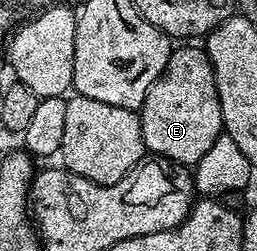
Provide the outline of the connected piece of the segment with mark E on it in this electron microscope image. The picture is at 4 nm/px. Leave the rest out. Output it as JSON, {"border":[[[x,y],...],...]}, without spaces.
{"border":[[[181,45],[173,50],[163,73],[153,82],[139,109],[146,152],[182,165],[196,165],[203,153],[207,153],[207,149],[211,149],[211,145],[215,145],[215,141],[223,133],[220,99],[212,63],[205,49],[193,46],[197,45]]]}

